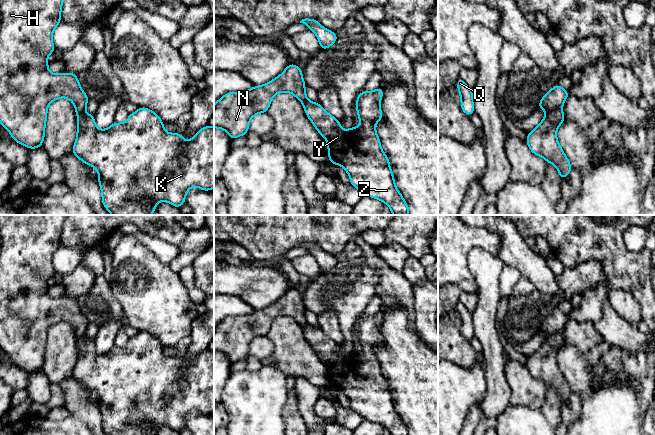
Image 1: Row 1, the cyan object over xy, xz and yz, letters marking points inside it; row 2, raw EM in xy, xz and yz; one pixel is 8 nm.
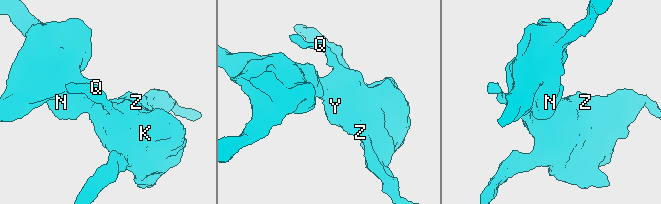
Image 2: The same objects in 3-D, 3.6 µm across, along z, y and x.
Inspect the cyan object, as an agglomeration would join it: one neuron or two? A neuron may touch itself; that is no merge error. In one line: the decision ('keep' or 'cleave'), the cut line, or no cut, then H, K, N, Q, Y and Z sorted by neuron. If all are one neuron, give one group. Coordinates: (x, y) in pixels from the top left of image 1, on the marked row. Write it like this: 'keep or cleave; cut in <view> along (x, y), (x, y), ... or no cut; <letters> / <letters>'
cleave; cut in yz along (561, 106), (551, 109), (546, 114); H N / K Q Y Z

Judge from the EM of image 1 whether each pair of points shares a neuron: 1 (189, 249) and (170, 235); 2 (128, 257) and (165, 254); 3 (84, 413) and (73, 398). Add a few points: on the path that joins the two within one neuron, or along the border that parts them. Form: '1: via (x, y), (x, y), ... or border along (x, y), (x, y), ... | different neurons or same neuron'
1: border along (188, 230), (185, 238), (177, 244) | different neurons
2: border along (137, 239), (162, 262), (168, 264) | different neurons
3: via (83, 409), (77, 402) | same neuron

